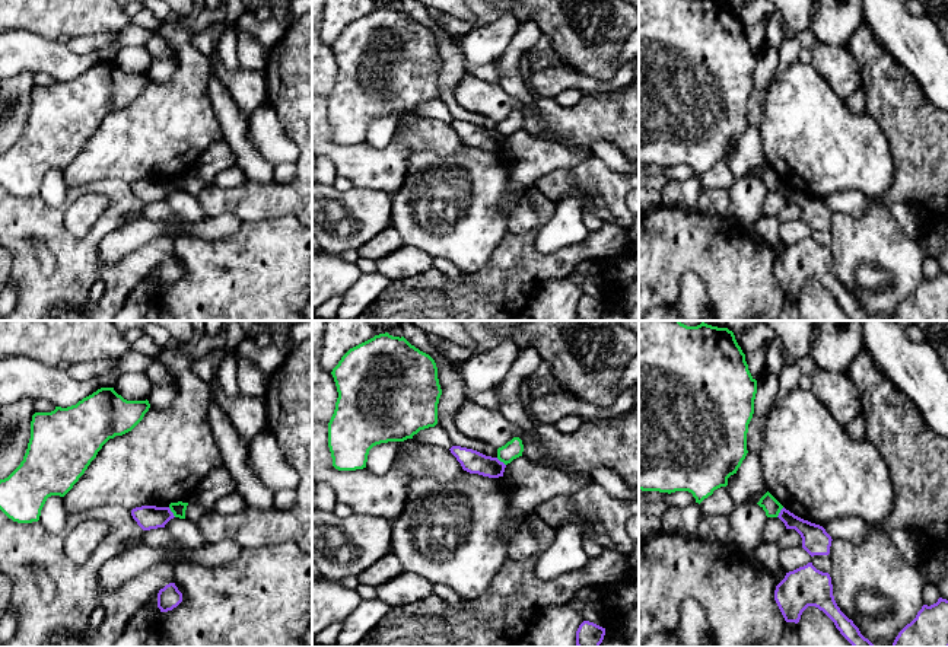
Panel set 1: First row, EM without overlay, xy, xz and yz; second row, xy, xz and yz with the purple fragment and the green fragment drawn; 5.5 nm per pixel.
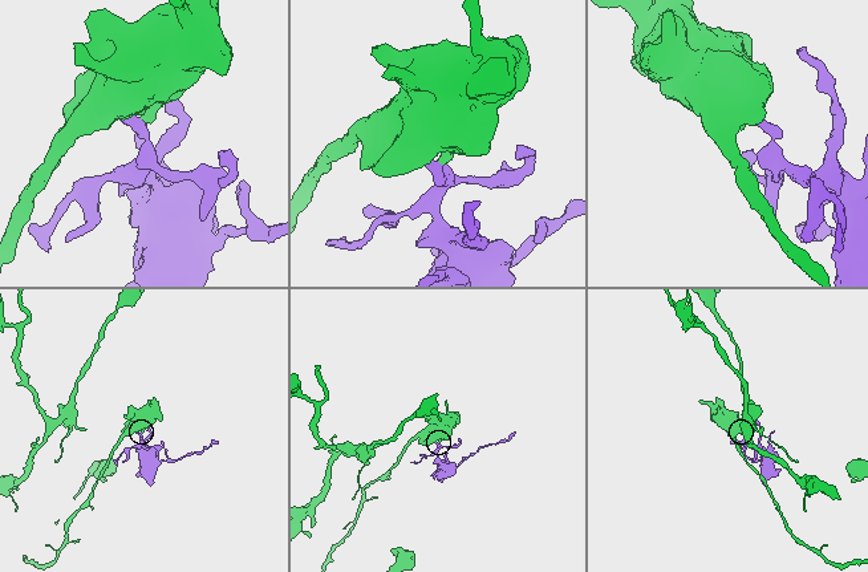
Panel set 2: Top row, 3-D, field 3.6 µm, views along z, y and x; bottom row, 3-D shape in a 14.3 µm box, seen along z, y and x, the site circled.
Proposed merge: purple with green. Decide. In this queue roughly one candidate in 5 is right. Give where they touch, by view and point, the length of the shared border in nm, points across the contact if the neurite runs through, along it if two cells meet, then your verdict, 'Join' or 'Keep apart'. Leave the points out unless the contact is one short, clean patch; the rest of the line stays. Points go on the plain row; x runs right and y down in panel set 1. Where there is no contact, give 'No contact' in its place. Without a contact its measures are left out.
Touches purple at xy (171, 185). Shared border 70 nm. Boundary: xy (168, 181), (175, 190). Keep apart

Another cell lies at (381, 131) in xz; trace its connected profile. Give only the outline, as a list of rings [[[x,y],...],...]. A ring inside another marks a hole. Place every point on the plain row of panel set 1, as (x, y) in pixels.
[[[388,115],[373,119],[369,124],[366,141],[378,149],[388,146],[397,133],[401,117],[403,115]]]

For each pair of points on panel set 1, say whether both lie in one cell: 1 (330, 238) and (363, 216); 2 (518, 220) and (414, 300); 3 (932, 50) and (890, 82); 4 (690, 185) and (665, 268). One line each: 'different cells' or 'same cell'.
1: same cell
2: different cells
3: different cells
4: different cells

